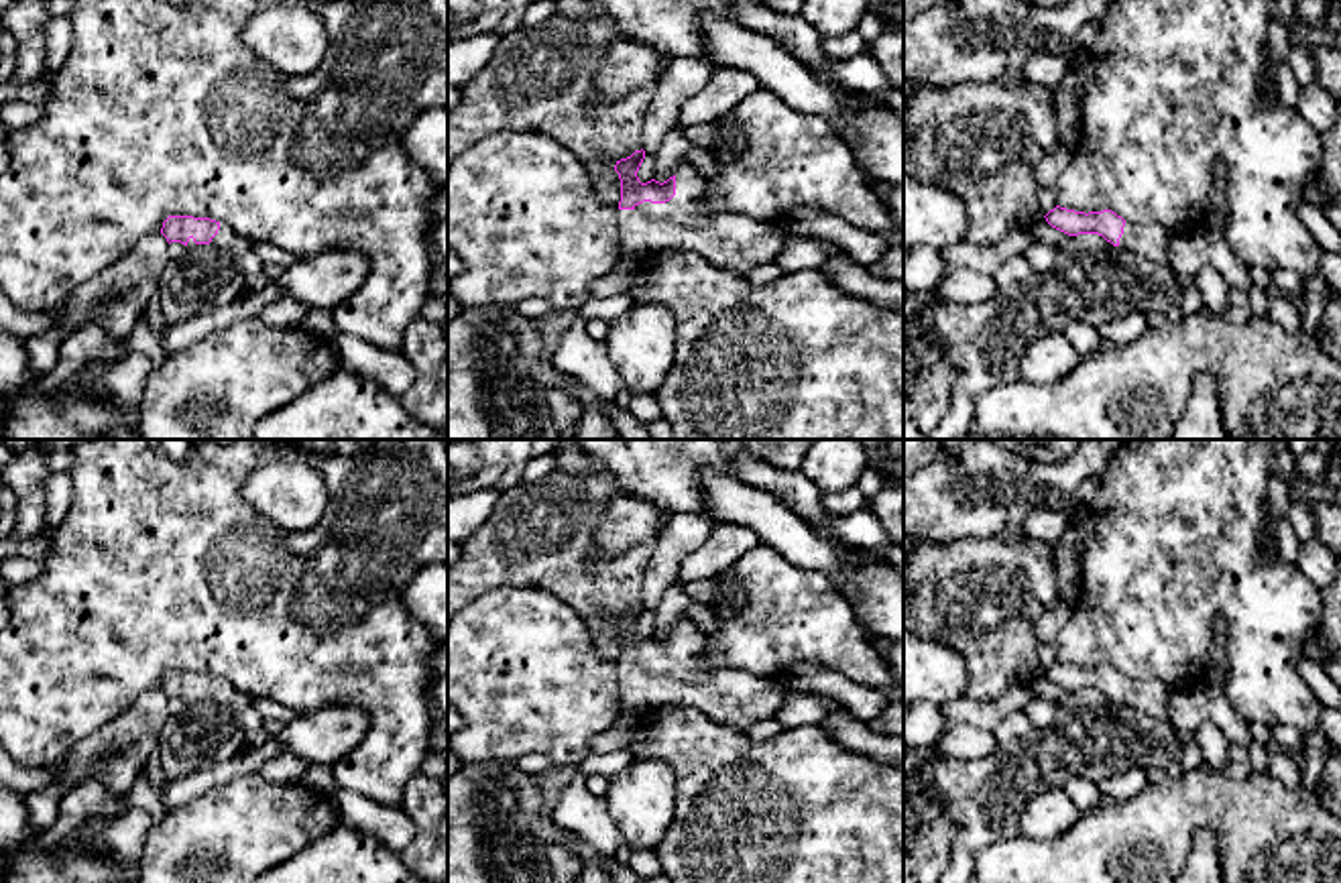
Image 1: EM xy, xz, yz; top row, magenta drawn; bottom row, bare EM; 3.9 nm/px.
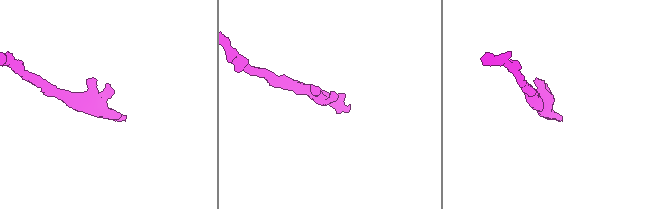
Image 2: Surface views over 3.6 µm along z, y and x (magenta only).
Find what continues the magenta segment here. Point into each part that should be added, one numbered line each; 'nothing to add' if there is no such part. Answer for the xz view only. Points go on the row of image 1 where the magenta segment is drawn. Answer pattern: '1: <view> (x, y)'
1: xz (735, 243)

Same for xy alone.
1: xy (226, 239)

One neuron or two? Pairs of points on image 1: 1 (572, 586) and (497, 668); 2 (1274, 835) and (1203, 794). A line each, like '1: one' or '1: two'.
1: two
2: one

